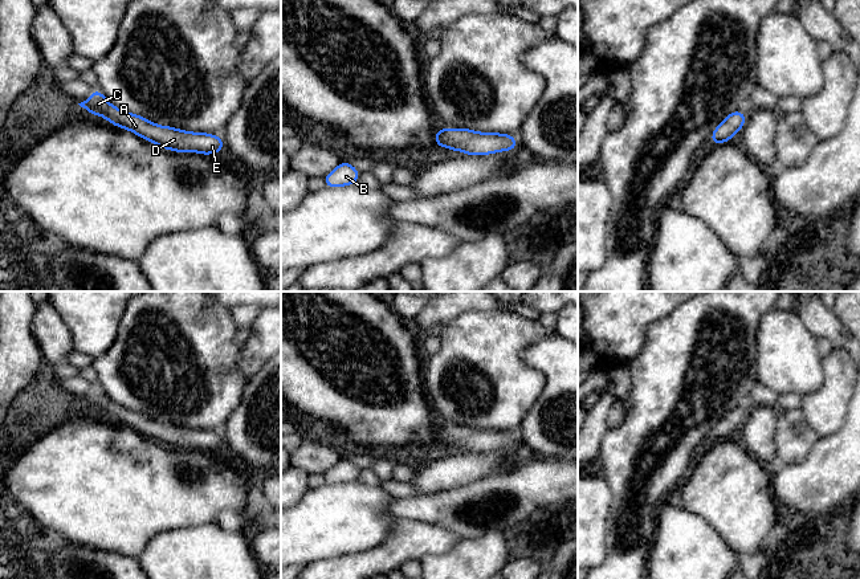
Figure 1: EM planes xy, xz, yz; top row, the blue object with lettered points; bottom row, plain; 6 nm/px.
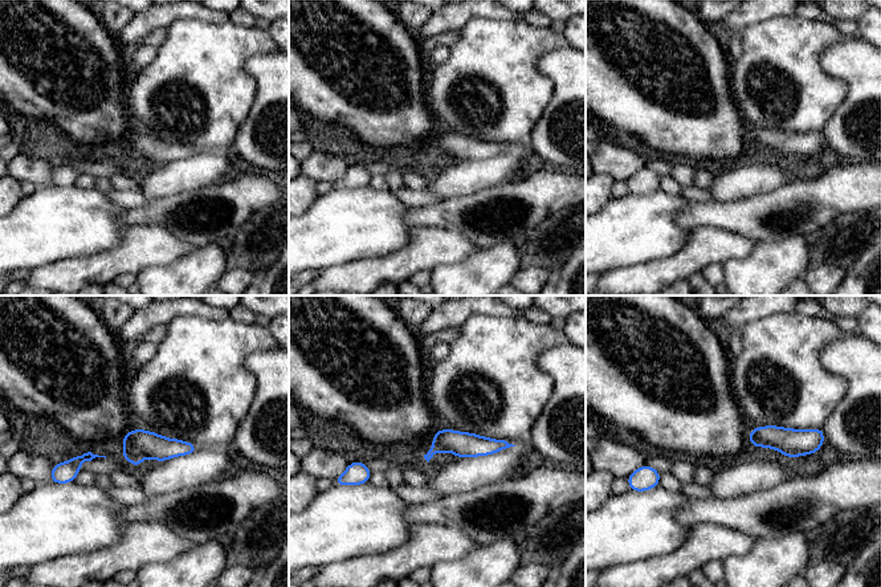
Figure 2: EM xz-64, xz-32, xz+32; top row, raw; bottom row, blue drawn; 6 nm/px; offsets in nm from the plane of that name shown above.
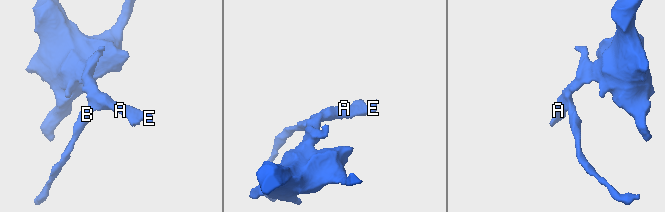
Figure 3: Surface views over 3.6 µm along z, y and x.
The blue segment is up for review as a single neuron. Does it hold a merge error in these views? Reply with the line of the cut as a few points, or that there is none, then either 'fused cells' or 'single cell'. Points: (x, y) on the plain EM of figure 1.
no cut; single cell

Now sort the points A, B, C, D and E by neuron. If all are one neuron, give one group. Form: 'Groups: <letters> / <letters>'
Groups: A B C D E

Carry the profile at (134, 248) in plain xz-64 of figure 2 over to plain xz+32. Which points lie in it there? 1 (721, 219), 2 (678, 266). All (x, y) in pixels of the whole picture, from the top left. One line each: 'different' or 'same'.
1: different
2: same

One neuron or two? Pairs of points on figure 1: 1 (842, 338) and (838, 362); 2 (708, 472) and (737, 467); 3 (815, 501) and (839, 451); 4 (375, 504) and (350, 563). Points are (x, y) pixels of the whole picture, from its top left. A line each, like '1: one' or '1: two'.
1: two
2: one
3: one
4: two

